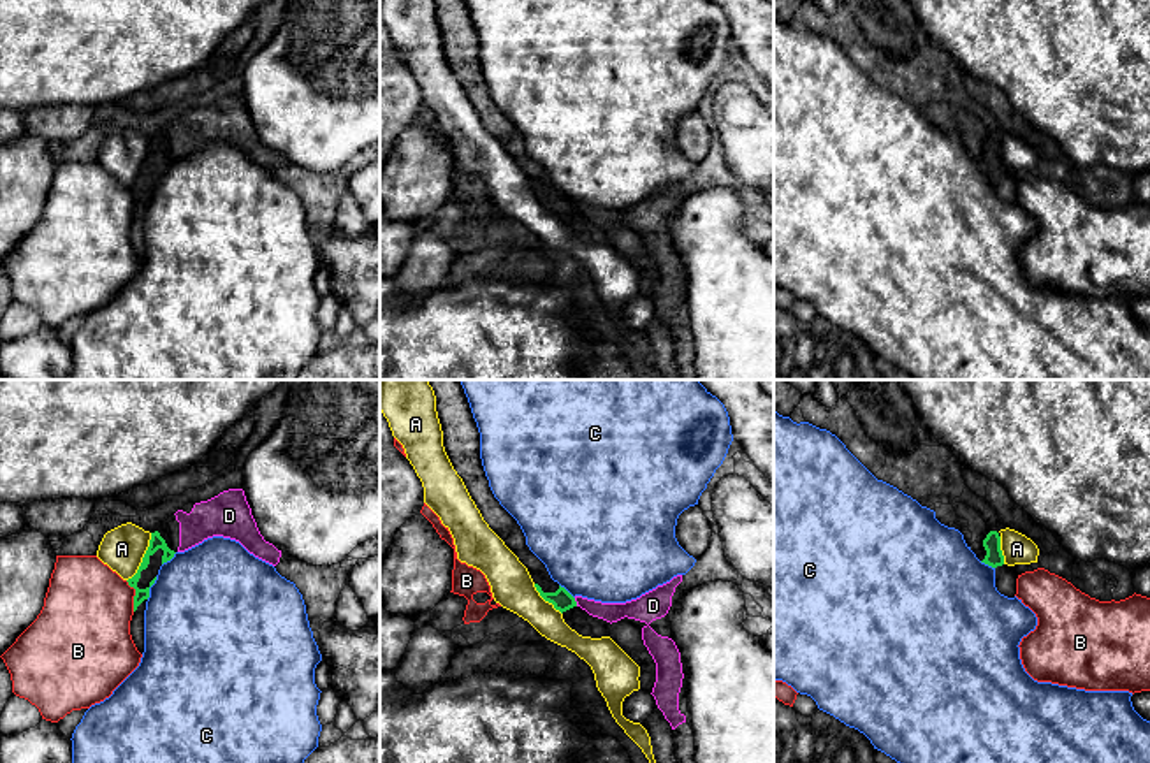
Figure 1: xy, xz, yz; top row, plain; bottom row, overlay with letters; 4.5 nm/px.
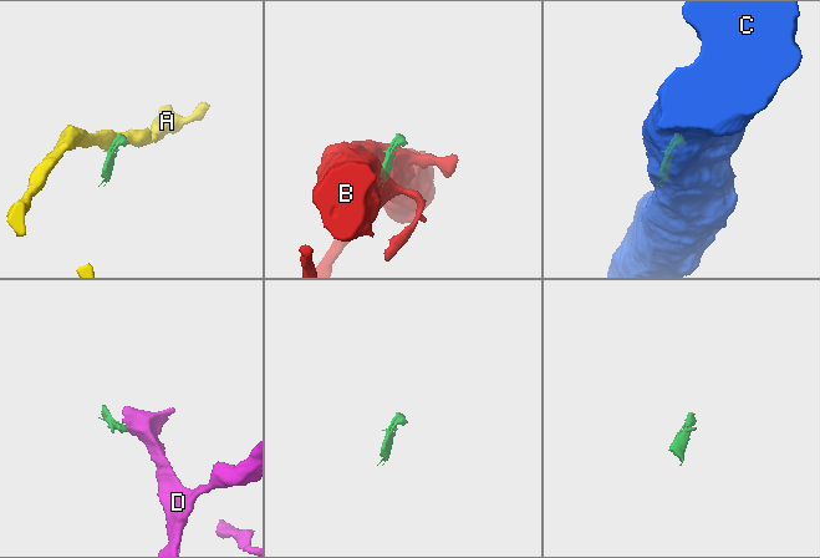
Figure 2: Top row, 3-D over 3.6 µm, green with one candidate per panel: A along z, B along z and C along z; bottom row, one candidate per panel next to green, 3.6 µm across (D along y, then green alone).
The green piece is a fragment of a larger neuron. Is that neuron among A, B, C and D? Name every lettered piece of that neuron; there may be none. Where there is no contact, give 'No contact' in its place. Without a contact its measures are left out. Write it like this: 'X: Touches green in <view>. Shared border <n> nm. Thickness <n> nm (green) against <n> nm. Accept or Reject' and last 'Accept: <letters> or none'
A: Touches green in xy. Shared border 260 nm. Thickness 70 nm (green) against 200 nm. Reject
B: Touches green in xy. Shared border 150 nm. Thickness 60 nm (green) against 400 nm. Reject
C: Touches green in xy. Shared border 120 nm. Thickness 70 nm (green) against 480 nm. Reject
D: Touches green in xz. Shared border 40 nm. Thickness 90 nm (green) against 90 nm. Accept
Accept: D

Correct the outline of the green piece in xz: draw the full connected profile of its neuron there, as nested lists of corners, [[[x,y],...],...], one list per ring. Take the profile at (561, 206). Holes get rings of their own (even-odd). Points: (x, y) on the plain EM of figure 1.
[[[466,0],[434,2],[443,37],[443,53],[454,76],[462,84],[489,134],[528,174],[540,202],[552,209],[561,220],[573,213],[580,213],[589,222],[610,230],[624,223],[644,229],[642,246],[656,269],[656,288],[651,301],[672,336],[686,329],[686,322],[679,316],[679,299],[684,285],[681,258],[672,244],[658,241],[649,232],[652,227],[668,220],[672,202],[675,193],[682,188],[682,181],[626,209],[601,209],[582,202],[573,204],[550,185],[545,171],[526,151],[526,142],[517,127],[494,104],[482,72],[480,39]]]

